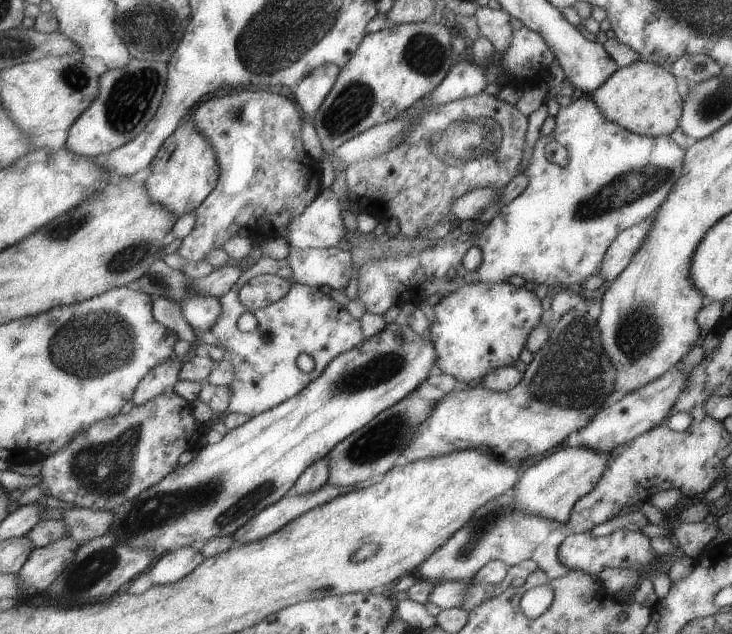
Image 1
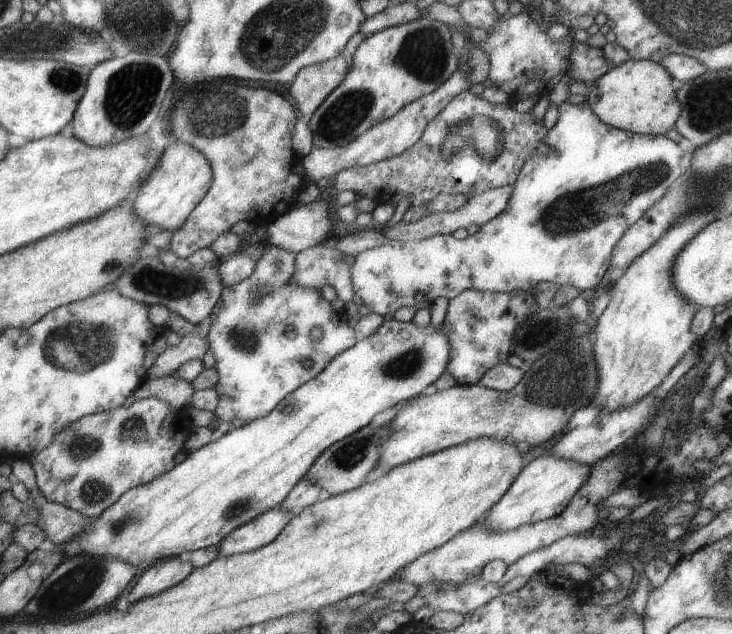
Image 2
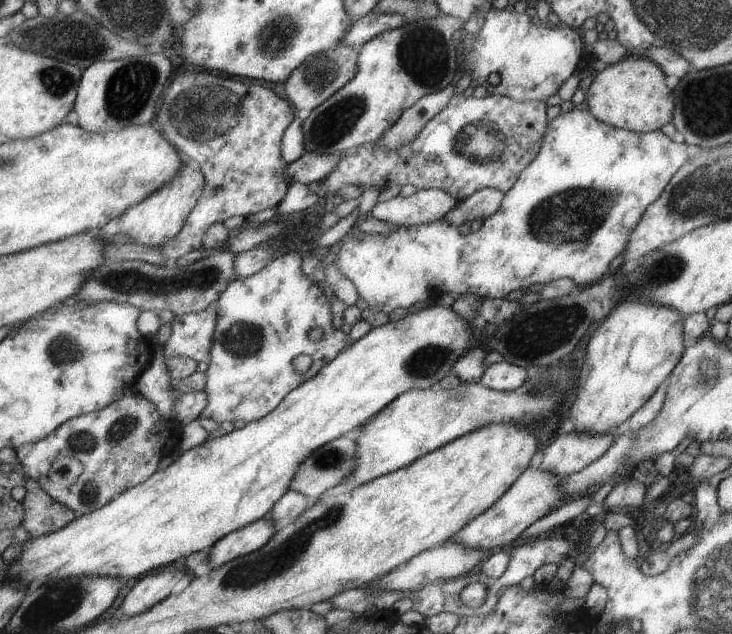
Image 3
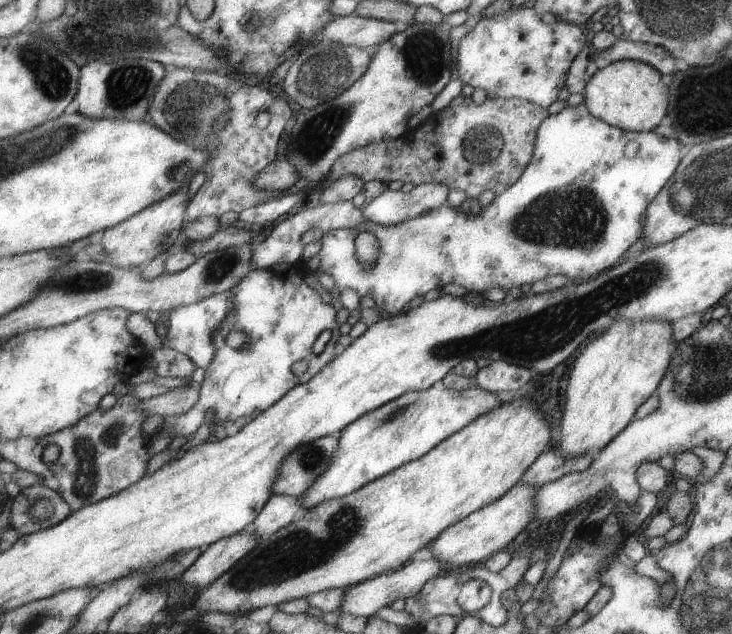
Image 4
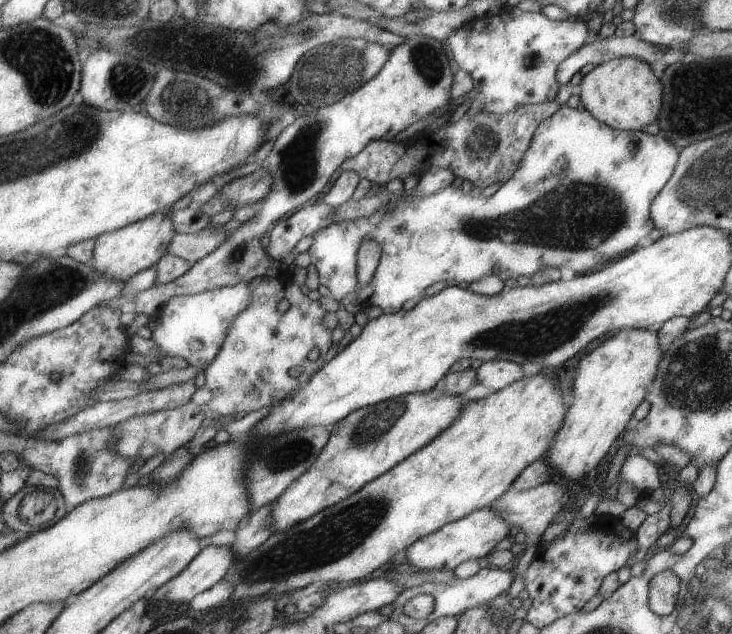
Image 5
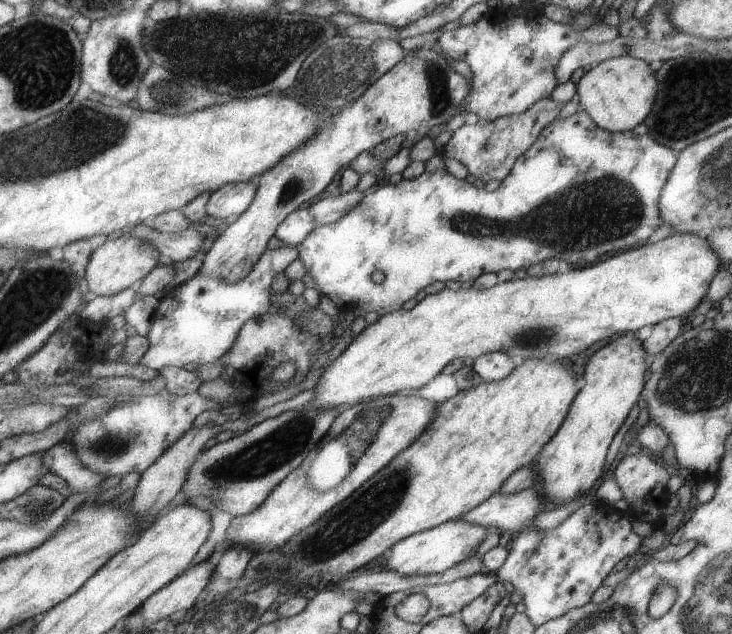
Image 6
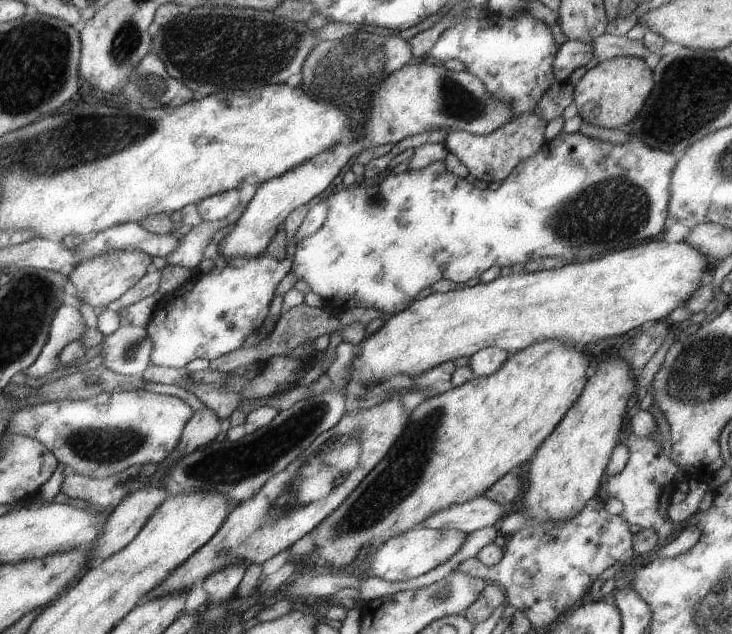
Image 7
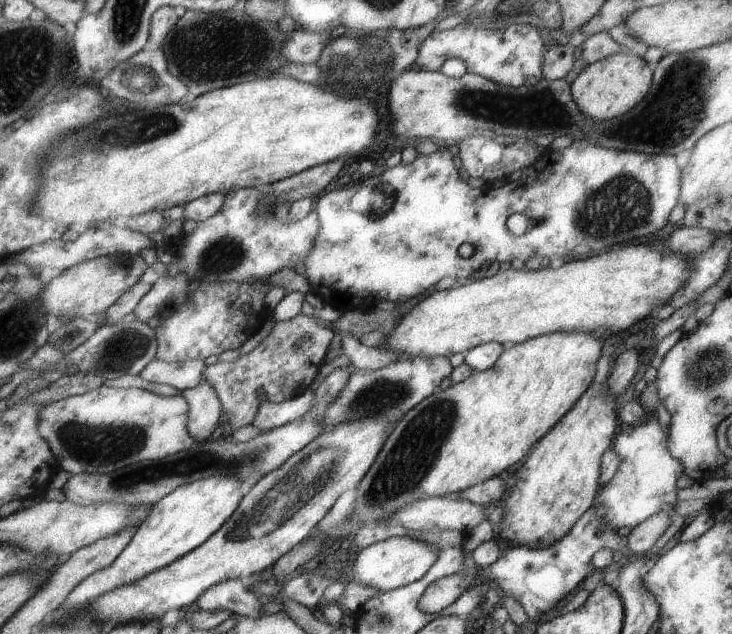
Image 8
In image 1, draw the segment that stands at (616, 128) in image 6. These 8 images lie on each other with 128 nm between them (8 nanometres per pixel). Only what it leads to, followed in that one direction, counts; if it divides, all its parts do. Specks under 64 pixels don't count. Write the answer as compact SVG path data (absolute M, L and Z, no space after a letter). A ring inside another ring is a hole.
M641 60L615 70L589 98L607 121L645 137L670 135L678 127L682 112L682 99L676 90L676 78L667 67Z

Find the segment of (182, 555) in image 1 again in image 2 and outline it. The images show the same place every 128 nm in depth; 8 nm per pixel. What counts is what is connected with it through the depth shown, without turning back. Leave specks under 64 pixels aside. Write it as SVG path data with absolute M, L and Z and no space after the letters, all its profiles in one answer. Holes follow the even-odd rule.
M185 556L165 558L144 567L144 572L133 584L129 598L131 602L137 602L147 596L155 596L171 586L181 582L191 571L193 566Z

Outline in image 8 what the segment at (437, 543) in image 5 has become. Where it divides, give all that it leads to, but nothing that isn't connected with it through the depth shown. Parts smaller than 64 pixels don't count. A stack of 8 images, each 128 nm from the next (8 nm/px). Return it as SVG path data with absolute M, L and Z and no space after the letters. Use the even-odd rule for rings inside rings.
M390 537L357 552L348 579L379 593L392 592L404 585L420 583L435 560L436 549L431 546L408 537Z

